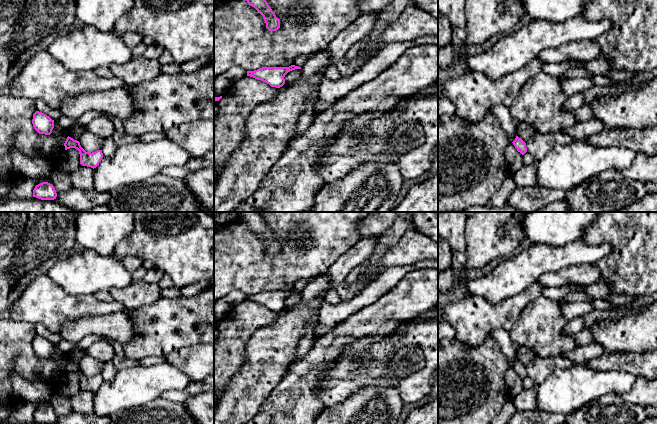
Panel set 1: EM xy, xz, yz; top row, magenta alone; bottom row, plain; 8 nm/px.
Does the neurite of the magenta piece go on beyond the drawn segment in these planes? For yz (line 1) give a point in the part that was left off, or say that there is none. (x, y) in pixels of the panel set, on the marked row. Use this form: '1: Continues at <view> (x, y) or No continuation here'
1: No continuation here

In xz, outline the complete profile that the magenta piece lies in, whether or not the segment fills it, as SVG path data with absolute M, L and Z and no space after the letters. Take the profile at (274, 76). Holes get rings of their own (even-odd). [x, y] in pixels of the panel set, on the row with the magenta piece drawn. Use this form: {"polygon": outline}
{"polygon": "M291 65L289 67L262 67L254 71L247 71L247 76L261 80L271 87L280 88L285 84L285 75L301 67Z"}

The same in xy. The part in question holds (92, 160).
{"polygon": "M67 137L65 143L65 150L70 149L70 148L75 148L79 151L80 154L80 164L83 166L91 167L91 168L96 168L99 163L101 162L103 158L103 153L102 150L97 150L95 152L89 153L86 152L80 145L80 142L77 140L74 140L71 137Z"}

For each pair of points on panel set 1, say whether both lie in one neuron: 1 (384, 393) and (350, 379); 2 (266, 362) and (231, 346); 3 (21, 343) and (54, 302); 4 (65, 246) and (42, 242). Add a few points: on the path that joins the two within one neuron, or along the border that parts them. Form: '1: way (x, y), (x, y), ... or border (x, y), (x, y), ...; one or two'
1: border (390, 385), (385, 379), (378, 378), (346, 398); two
2: border (255, 331), (247, 343), (244, 363), (235, 374); two
3: border (11, 319), (31, 322), (34, 325); two
4: way (59, 242), (48, 242); one

